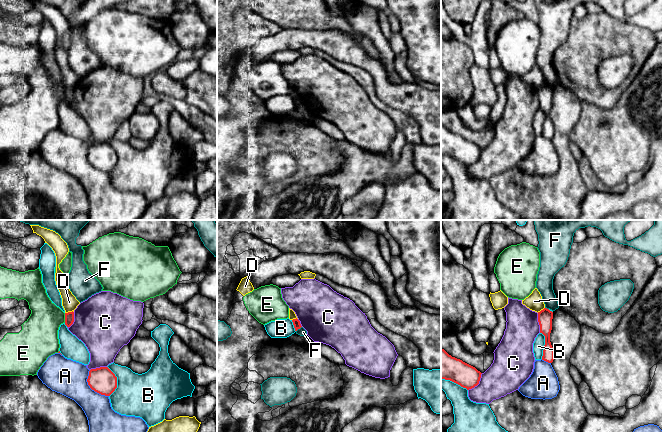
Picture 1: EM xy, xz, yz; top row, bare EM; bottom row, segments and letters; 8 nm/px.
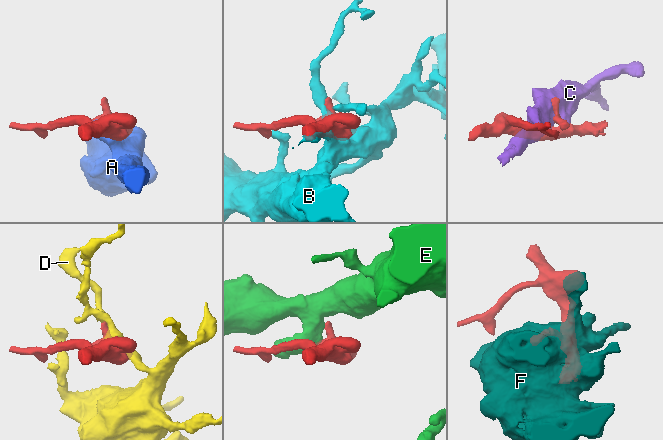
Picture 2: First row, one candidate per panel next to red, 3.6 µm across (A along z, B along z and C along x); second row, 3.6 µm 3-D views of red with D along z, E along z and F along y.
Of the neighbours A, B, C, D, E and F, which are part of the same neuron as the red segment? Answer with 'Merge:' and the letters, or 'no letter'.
Merge: no letter

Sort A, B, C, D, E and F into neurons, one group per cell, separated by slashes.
A / B / C / D / E / F

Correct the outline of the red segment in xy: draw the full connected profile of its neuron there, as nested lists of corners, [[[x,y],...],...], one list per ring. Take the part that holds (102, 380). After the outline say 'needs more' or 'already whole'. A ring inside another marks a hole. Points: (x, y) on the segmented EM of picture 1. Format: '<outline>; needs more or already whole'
[[[108,367],[91,369],[87,382],[92,390],[105,396],[110,396],[117,388],[117,377]]]; already whole

